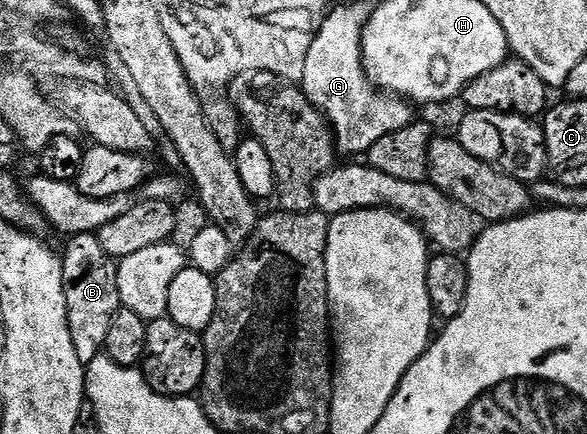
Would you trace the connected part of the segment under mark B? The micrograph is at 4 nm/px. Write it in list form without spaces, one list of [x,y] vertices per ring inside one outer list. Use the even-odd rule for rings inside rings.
[[[76,233],[69,238],[66,253],[61,254],[62,278],[66,288],[68,331],[72,331],[72,347],[83,363],[103,356],[108,339],[108,327],[112,327],[112,315],[122,308],[120,287],[116,287],[118,262],[100,247],[97,233]]]

